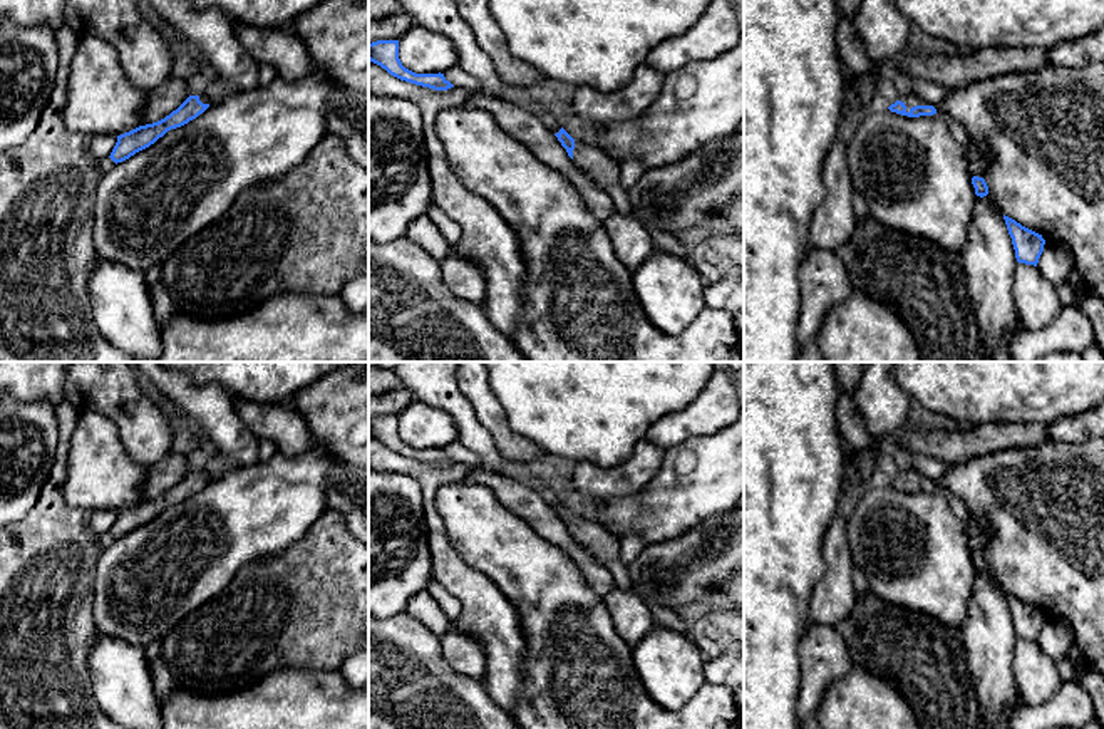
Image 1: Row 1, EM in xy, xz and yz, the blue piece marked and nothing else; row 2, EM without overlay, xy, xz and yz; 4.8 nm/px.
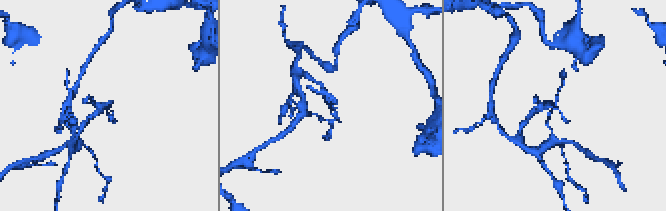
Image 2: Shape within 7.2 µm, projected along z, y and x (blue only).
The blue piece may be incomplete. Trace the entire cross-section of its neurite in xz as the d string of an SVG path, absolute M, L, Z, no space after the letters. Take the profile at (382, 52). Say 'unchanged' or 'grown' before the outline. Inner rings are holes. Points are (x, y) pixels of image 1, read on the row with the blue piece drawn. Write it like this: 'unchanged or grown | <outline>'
unchanged | M377 40L369 44L369 60L385 69L390 75L429 87L434 90L447 90L454 87L444 74L415 74L405 69L399 59L399 40Z

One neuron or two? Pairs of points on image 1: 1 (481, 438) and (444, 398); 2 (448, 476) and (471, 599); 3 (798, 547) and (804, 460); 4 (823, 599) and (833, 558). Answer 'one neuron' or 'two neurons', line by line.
1: one neuron
2: one neuron
3: one neuron
4: one neuron

